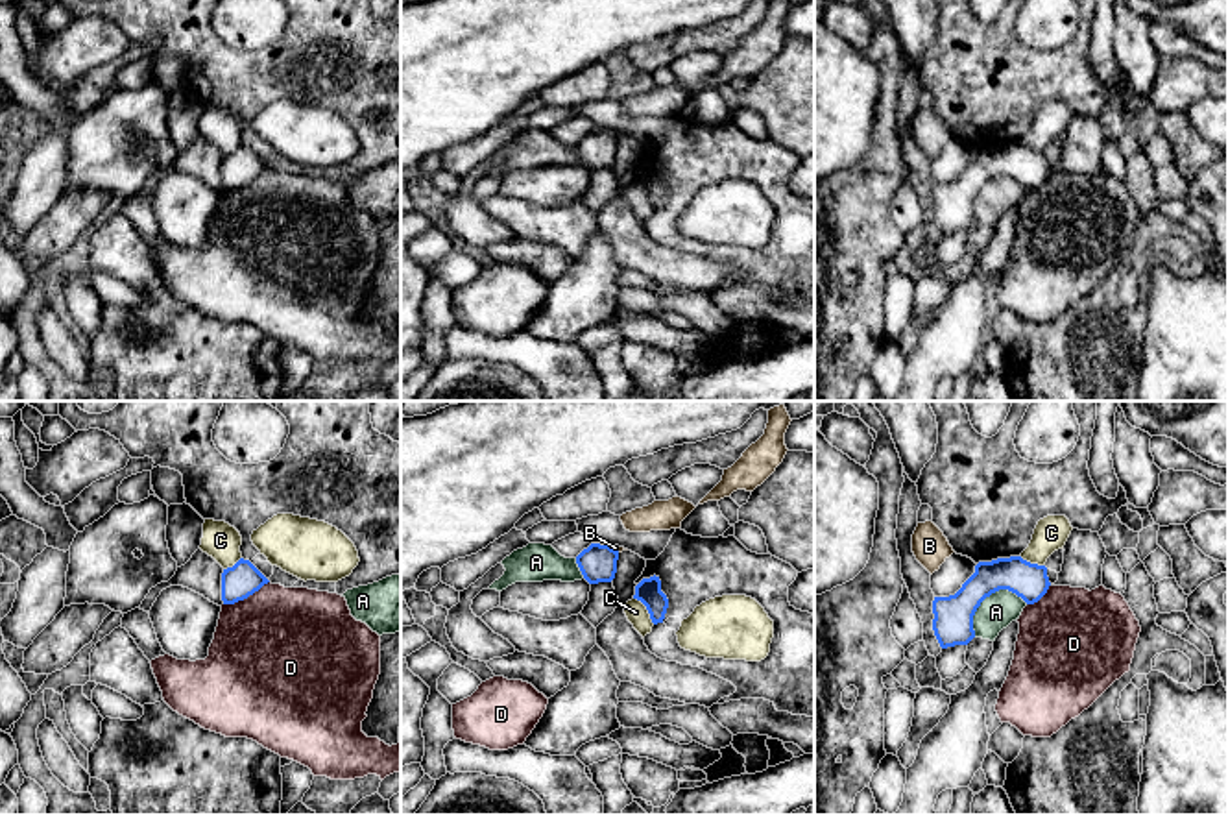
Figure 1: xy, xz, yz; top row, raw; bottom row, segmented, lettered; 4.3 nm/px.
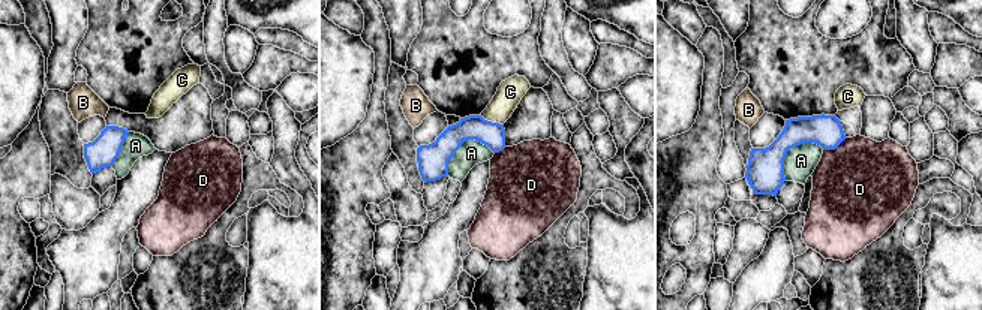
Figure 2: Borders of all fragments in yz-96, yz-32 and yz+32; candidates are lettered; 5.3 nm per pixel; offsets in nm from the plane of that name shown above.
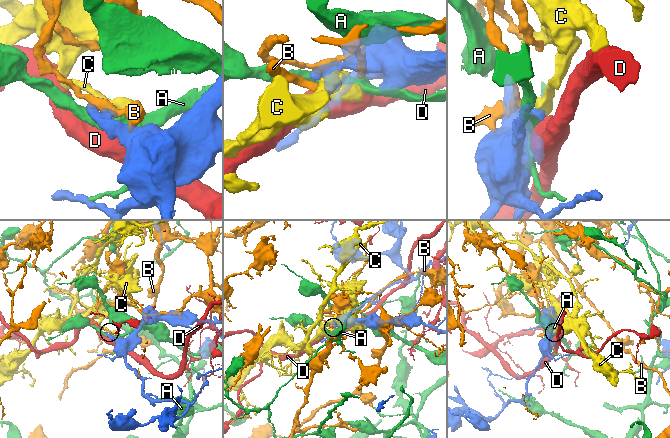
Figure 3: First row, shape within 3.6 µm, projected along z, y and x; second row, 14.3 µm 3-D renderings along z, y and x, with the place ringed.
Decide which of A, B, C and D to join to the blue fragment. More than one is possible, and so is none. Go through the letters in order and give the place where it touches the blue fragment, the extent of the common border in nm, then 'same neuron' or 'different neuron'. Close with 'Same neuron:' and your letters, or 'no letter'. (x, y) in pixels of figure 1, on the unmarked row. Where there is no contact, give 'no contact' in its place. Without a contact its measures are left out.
A: contact yz (987, 182); length 280 nm; different neuron
B: contact xz (606, 132); length 130 nm; different neuron
C: contact xz (647, 194); length 150 nm; different neuron
D: contact xy (246, 183); length 220 nm; different neuron
Same neuron: no letter

